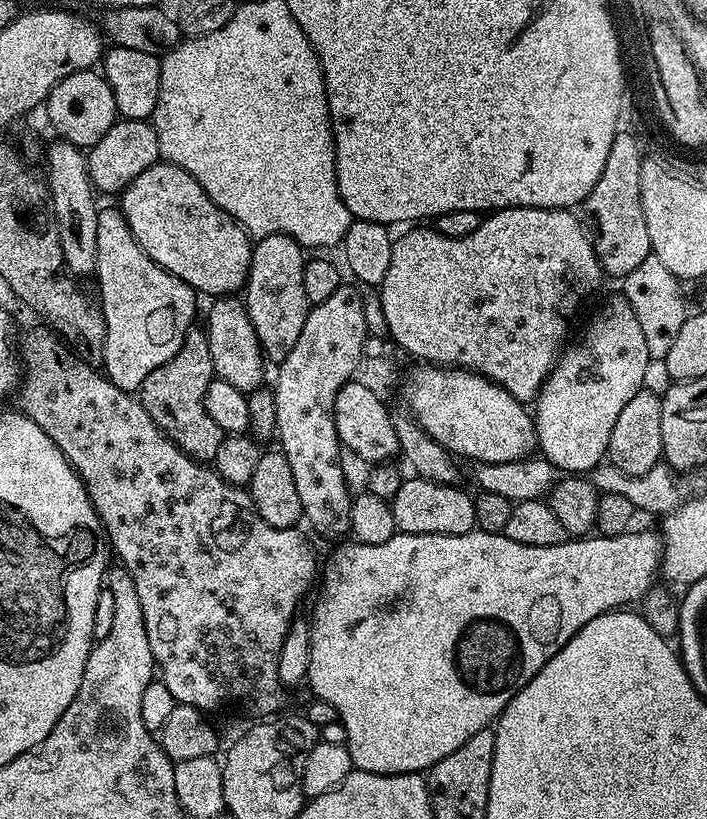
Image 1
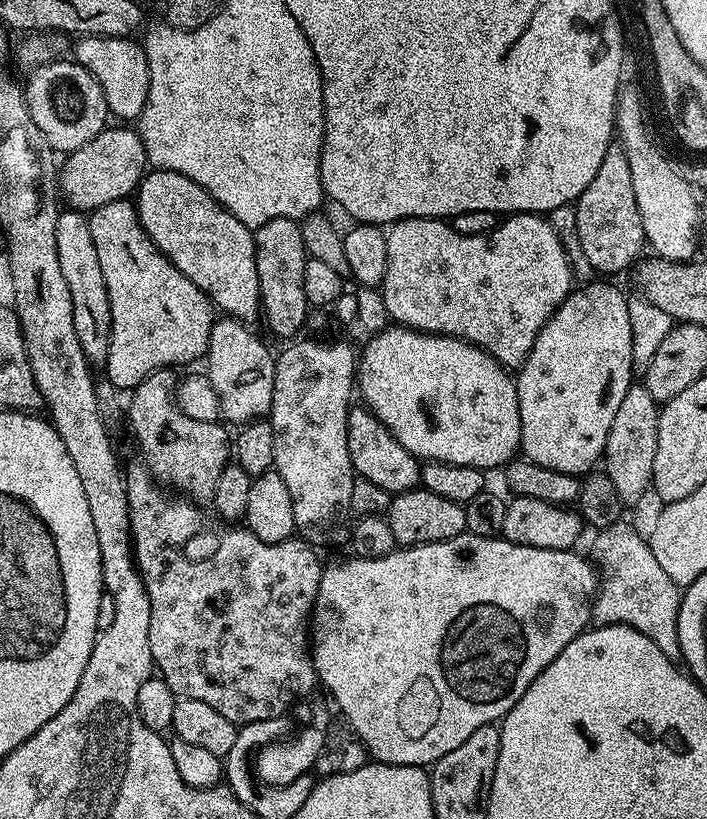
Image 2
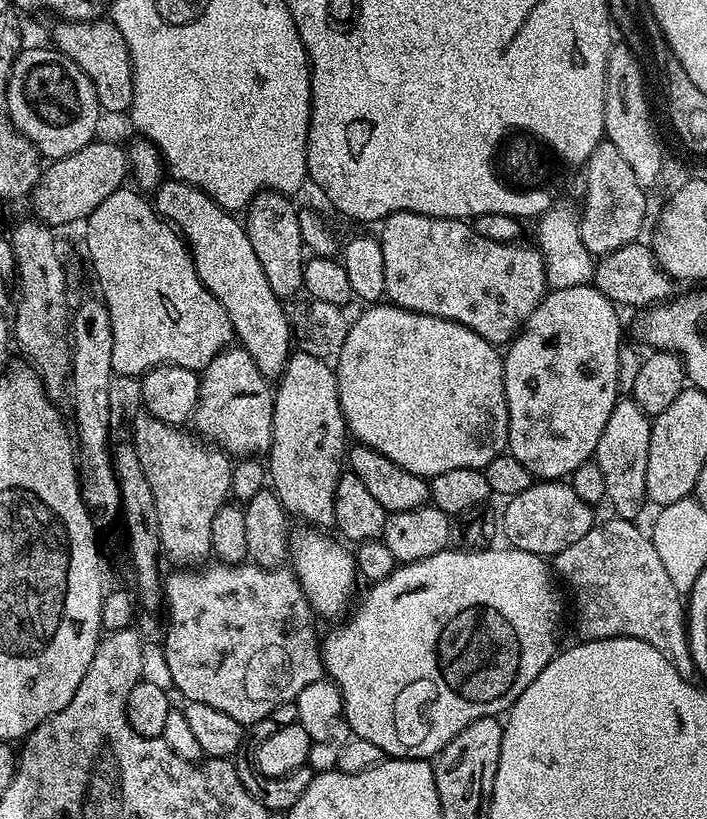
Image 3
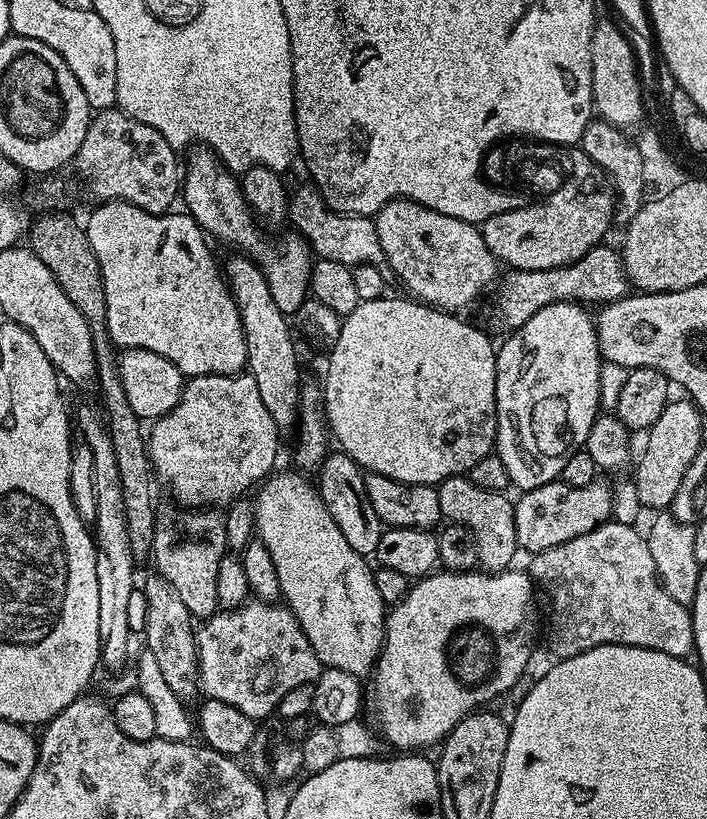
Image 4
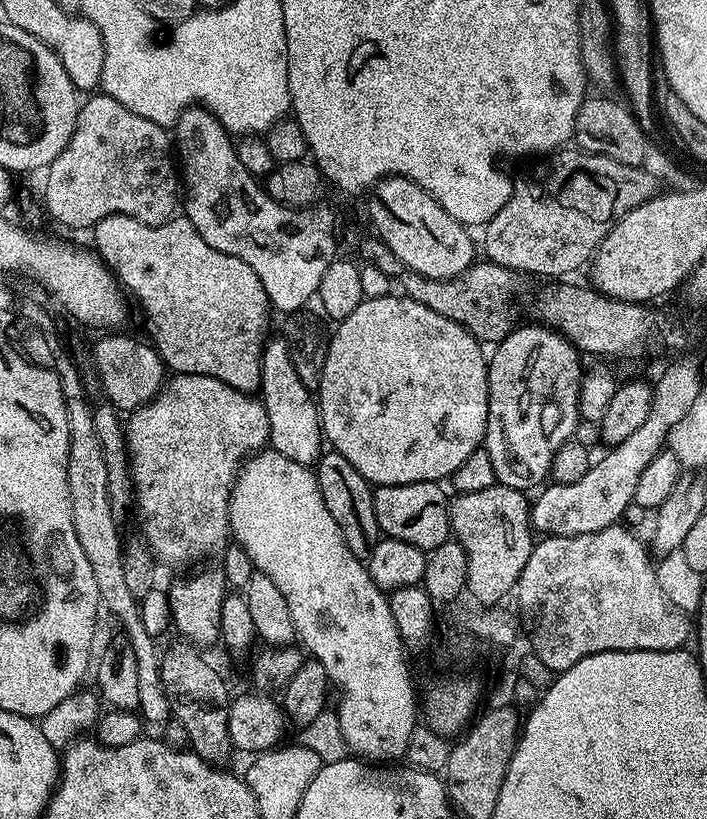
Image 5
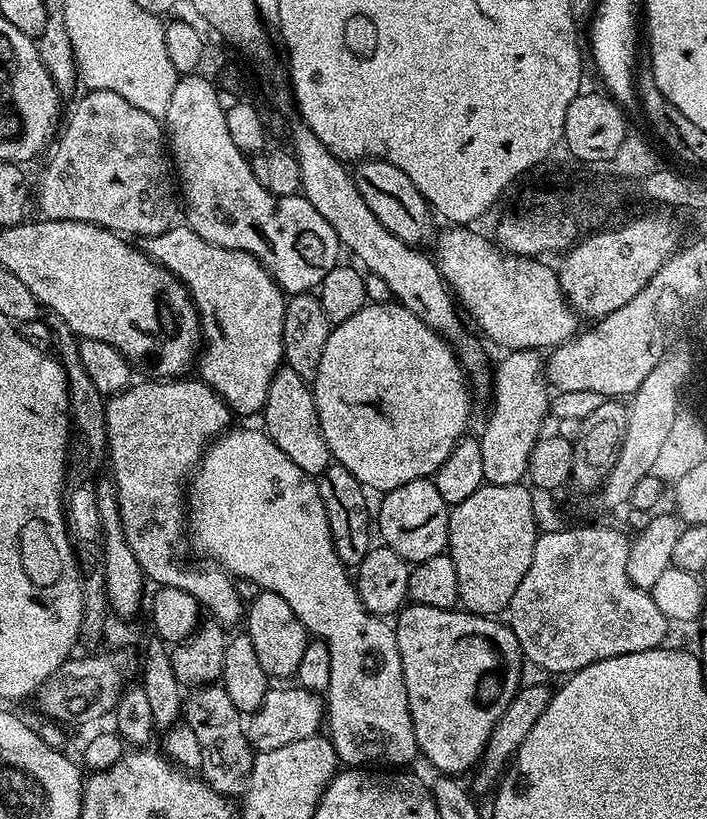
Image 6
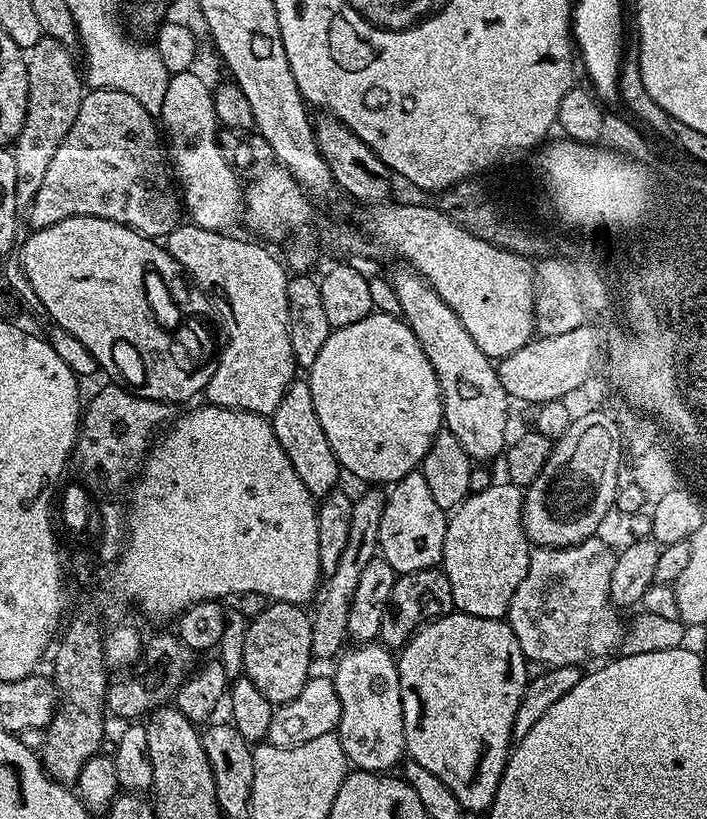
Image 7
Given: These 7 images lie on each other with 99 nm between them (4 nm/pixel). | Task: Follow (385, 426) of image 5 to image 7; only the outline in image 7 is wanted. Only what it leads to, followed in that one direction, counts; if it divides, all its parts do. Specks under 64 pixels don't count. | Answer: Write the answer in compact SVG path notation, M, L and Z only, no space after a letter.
M372 311L369 316L362 318L362 322L353 322L350 326L334 328L326 338L322 350L318 350L318 358L314 358L314 366L307 369L306 379L310 386L310 394L314 394L314 410L318 410L318 422L322 422L322 430L326 433L326 442L330 442L330 450L338 458L341 469L360 480L365 480L368 486L391 486L397 480L406 478L406 474L417 471L423 465L426 454L434 442L434 438L444 428L444 403L440 393L438 374L434 374L434 366L430 358L426 358L426 350L414 338L414 330L400 316L391 316L385 312Z

